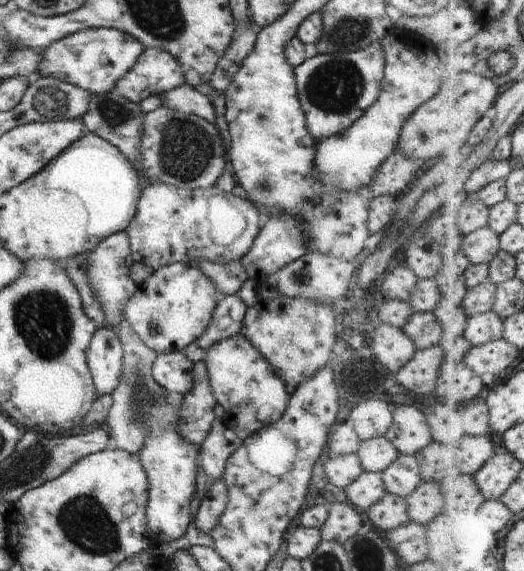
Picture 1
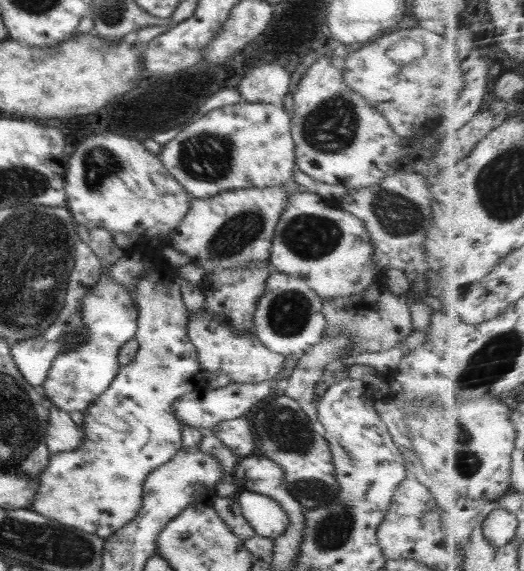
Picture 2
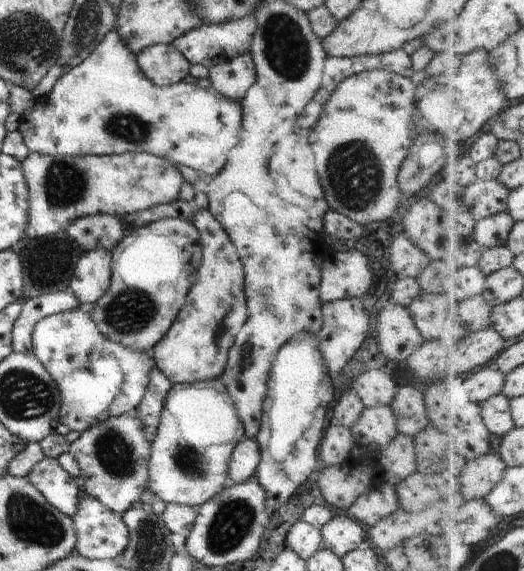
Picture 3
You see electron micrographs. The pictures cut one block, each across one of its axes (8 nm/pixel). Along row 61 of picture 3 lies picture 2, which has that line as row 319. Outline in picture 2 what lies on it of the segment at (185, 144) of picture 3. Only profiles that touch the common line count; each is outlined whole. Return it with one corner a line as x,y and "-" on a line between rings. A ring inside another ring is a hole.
108,260
103,262
100,280
96,282
96,286
92,286
92,290
88,290
80,304
80,315
84,317
82,323
89,331
88,342
77,347
76,351
60,354
52,362
51,370
41,385
46,399
68,414
71,411
84,412
107,390
119,374
118,352
135,336
138,328
135,302
122,286
112,280
112,276
108,274
109,265

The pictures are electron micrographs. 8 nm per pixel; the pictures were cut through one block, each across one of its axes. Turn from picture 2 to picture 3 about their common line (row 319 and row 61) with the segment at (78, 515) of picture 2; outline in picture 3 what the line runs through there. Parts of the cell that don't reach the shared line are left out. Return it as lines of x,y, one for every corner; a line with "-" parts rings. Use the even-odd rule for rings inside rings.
157,44
136,54
144,76
156,86
172,86
186,79
191,63
173,44

